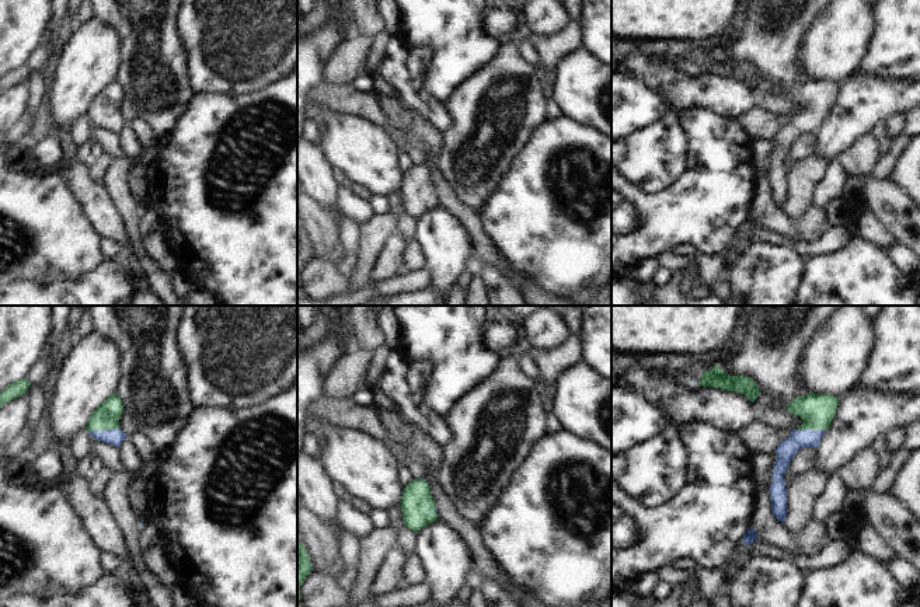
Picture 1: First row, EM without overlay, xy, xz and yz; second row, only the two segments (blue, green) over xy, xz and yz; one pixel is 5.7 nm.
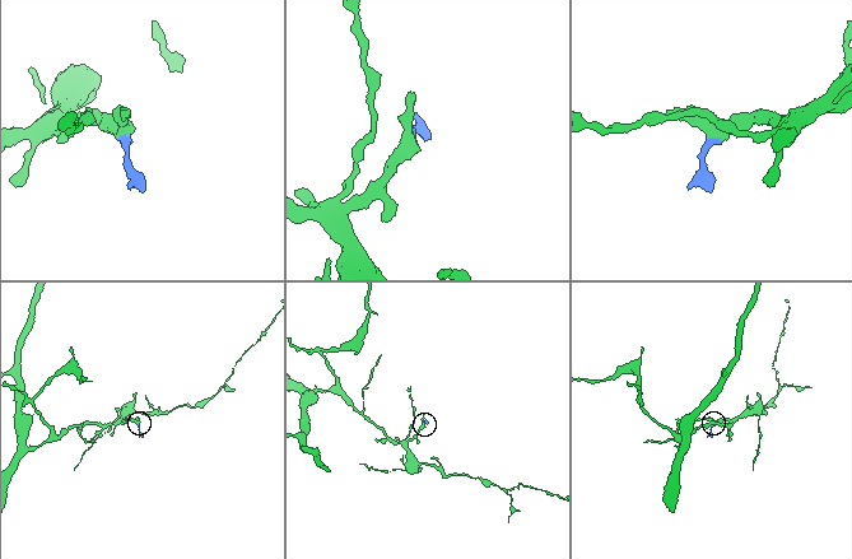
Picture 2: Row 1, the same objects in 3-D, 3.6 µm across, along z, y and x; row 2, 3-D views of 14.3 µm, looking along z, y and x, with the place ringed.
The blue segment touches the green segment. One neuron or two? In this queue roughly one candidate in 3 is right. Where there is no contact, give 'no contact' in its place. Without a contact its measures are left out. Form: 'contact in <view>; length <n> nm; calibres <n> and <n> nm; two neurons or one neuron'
contact in xy; length 180 nm; calibres 90 and 150 nm; one neuron

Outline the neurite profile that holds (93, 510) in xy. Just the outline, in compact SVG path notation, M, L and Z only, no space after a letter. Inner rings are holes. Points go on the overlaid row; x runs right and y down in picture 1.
M63 471L55 479L62 485L93 541L100 548L116 552L121 558L129 558L119 526L105 500L91 491L88 479L77 472Z

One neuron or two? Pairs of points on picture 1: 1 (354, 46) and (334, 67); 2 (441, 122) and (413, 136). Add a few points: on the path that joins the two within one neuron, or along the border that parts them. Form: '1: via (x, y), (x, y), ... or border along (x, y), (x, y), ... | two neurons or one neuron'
1: via (349, 52), (340, 62) | one neuron
2: border along (411, 110), (422, 114), (441, 133) | two neurons

